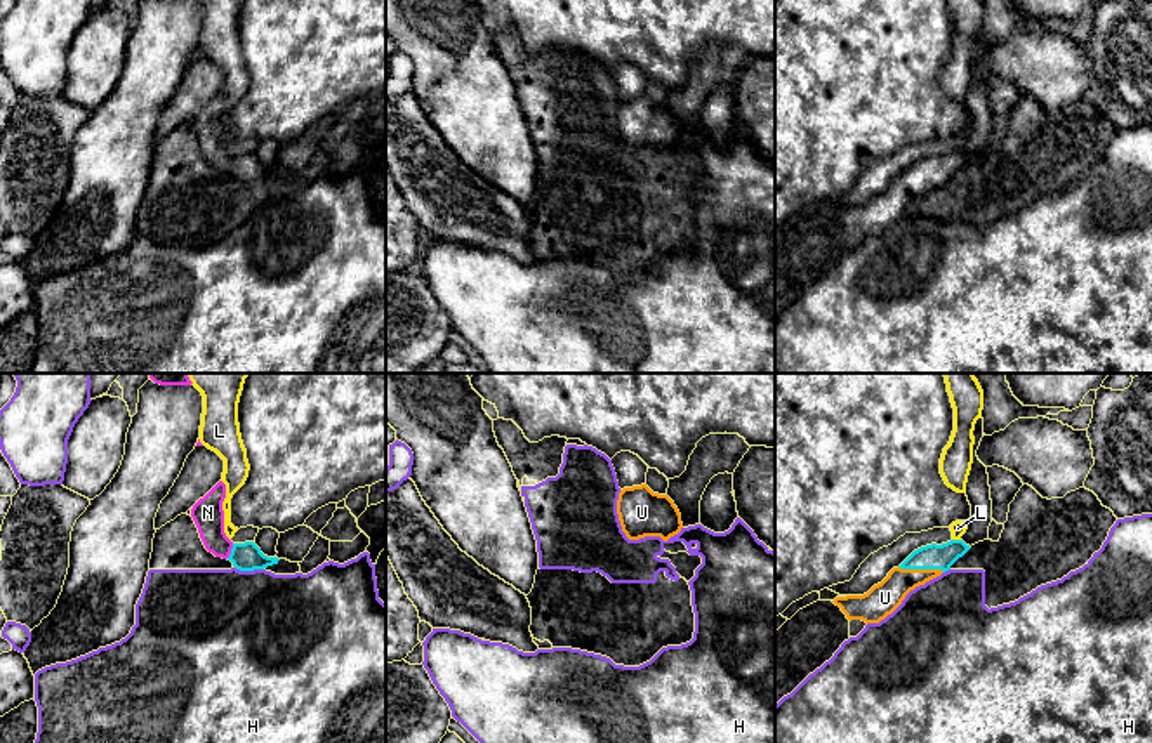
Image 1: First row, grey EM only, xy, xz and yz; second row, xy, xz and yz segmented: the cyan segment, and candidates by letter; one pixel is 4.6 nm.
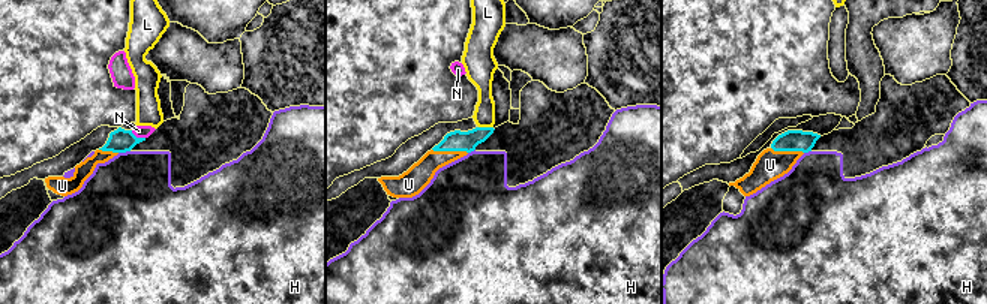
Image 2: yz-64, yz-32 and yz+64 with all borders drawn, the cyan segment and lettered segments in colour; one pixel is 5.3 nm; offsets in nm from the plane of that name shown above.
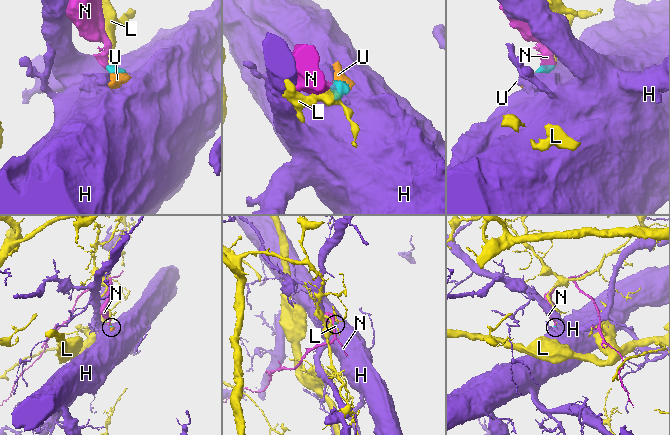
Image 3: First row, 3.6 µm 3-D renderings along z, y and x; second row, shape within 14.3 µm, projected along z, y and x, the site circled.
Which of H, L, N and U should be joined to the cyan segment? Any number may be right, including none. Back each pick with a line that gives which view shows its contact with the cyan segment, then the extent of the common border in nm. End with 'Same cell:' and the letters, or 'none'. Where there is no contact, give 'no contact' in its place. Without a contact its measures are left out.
N: meets cyan in xy; contact 80 nm long
U: meets cyan in yz; contact 220 nm long
Same cell: N, U

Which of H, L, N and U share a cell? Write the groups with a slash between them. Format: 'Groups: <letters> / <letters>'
Groups: H / L / N U

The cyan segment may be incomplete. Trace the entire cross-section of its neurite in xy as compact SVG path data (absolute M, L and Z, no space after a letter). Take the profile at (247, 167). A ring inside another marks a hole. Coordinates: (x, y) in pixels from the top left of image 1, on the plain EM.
M219 92L193 120L191 128L209 163L233 174L240 182L264 181L278 175L278 168L268 168L254 153L233 155L224 144L226 95Z

